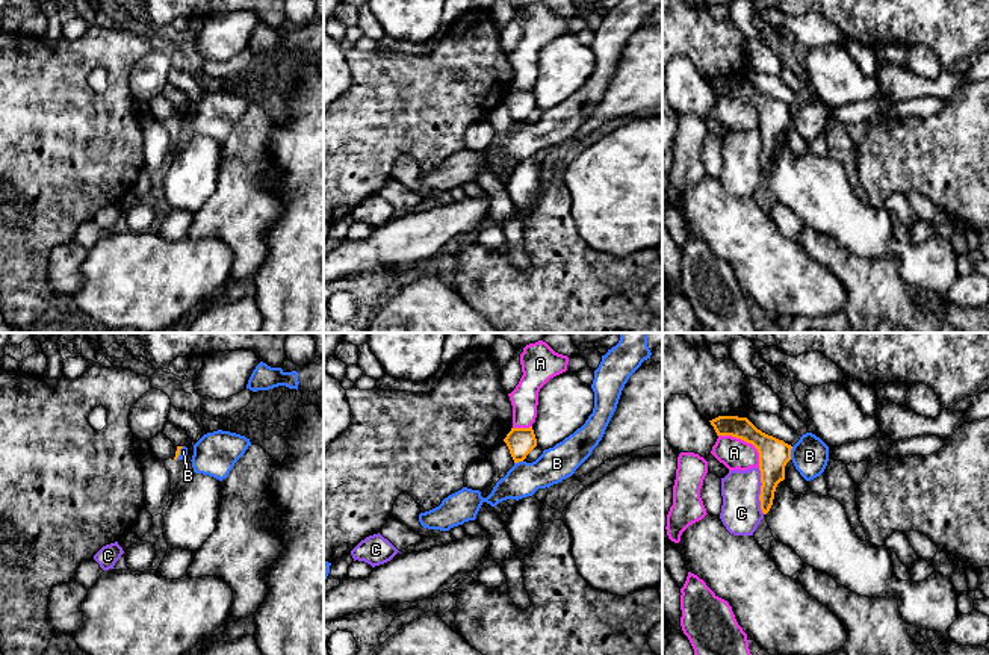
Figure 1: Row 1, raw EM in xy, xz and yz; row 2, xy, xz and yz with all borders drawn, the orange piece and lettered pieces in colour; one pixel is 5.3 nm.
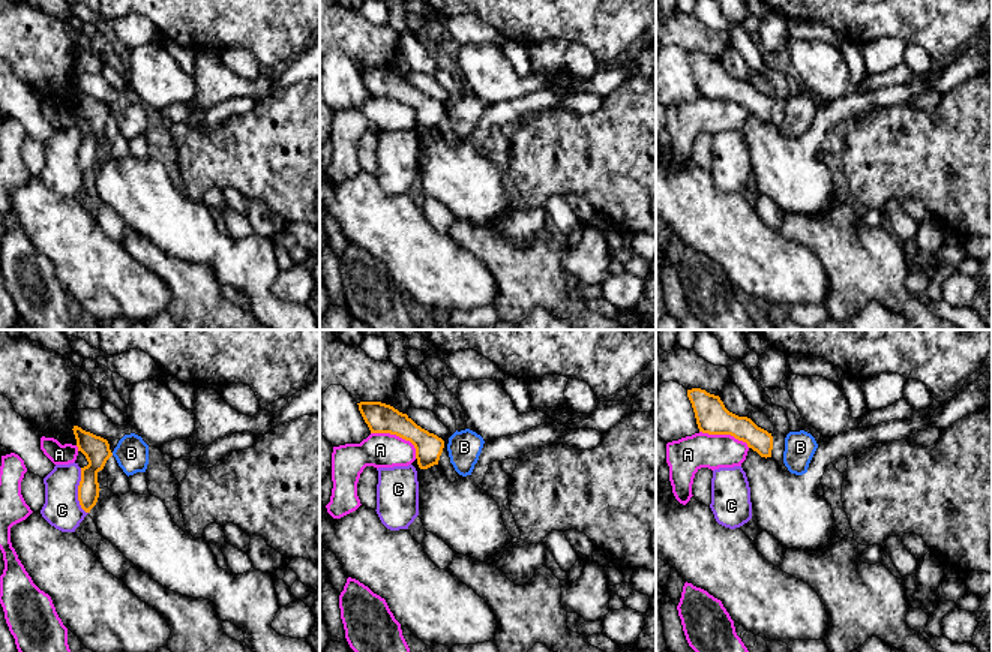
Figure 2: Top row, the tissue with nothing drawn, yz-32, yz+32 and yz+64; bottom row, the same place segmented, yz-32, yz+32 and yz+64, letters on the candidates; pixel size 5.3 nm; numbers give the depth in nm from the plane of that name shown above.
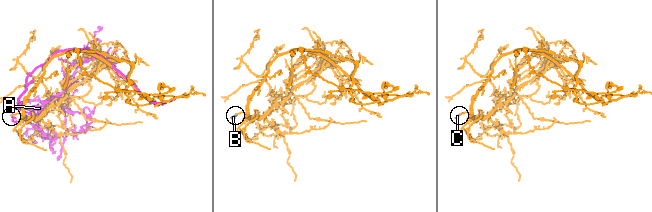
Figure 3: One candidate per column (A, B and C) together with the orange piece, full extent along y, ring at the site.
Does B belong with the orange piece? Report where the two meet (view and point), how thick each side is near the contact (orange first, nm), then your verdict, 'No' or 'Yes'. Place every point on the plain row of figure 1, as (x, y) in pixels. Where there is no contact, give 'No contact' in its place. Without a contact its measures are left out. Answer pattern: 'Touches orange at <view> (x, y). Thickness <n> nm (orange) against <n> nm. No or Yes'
Touches orange at yz (790, 114). Thickness 160 nm (orange) against 190 nm. No

